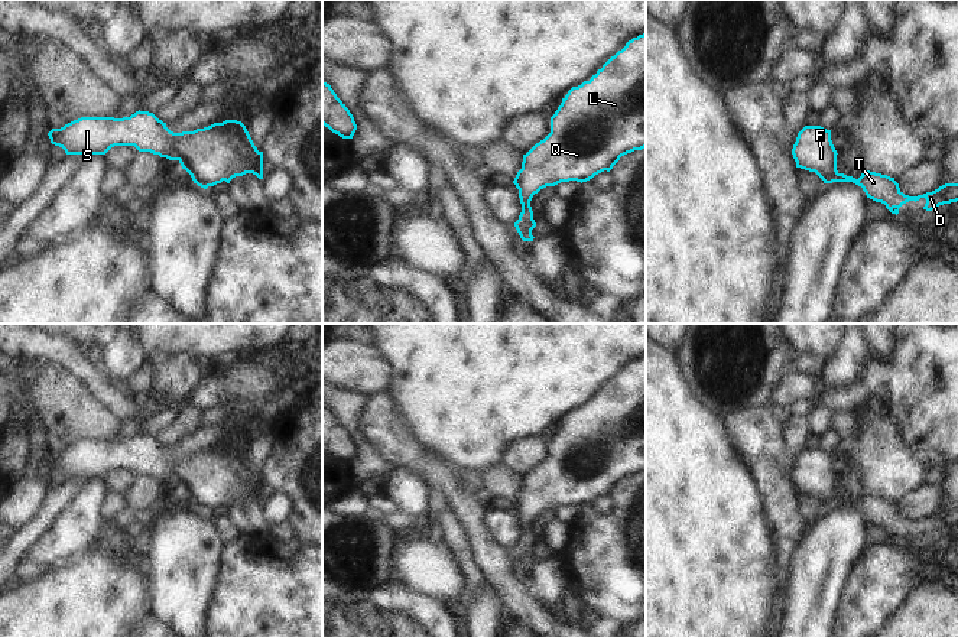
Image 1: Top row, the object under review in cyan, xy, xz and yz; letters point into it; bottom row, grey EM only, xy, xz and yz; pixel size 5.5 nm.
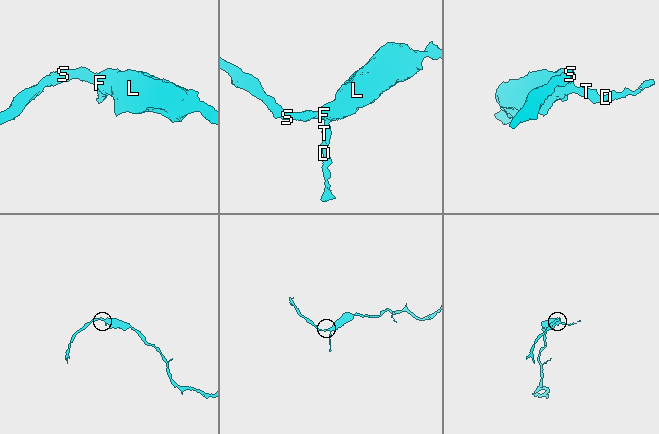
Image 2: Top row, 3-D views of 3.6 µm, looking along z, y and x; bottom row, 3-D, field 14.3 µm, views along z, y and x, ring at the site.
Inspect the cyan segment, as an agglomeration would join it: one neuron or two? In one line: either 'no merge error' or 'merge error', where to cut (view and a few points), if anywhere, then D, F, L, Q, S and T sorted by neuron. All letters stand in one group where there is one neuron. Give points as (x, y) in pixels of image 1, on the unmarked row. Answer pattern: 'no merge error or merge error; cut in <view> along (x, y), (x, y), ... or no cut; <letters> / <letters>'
no merge error; no cut; D F L Q S T

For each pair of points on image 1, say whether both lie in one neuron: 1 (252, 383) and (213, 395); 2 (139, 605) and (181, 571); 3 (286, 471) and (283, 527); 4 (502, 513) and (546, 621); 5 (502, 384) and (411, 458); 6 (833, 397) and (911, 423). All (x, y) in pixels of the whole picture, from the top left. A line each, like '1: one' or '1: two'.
1: one
2: two
3: two
4: two
5: two
6: one

